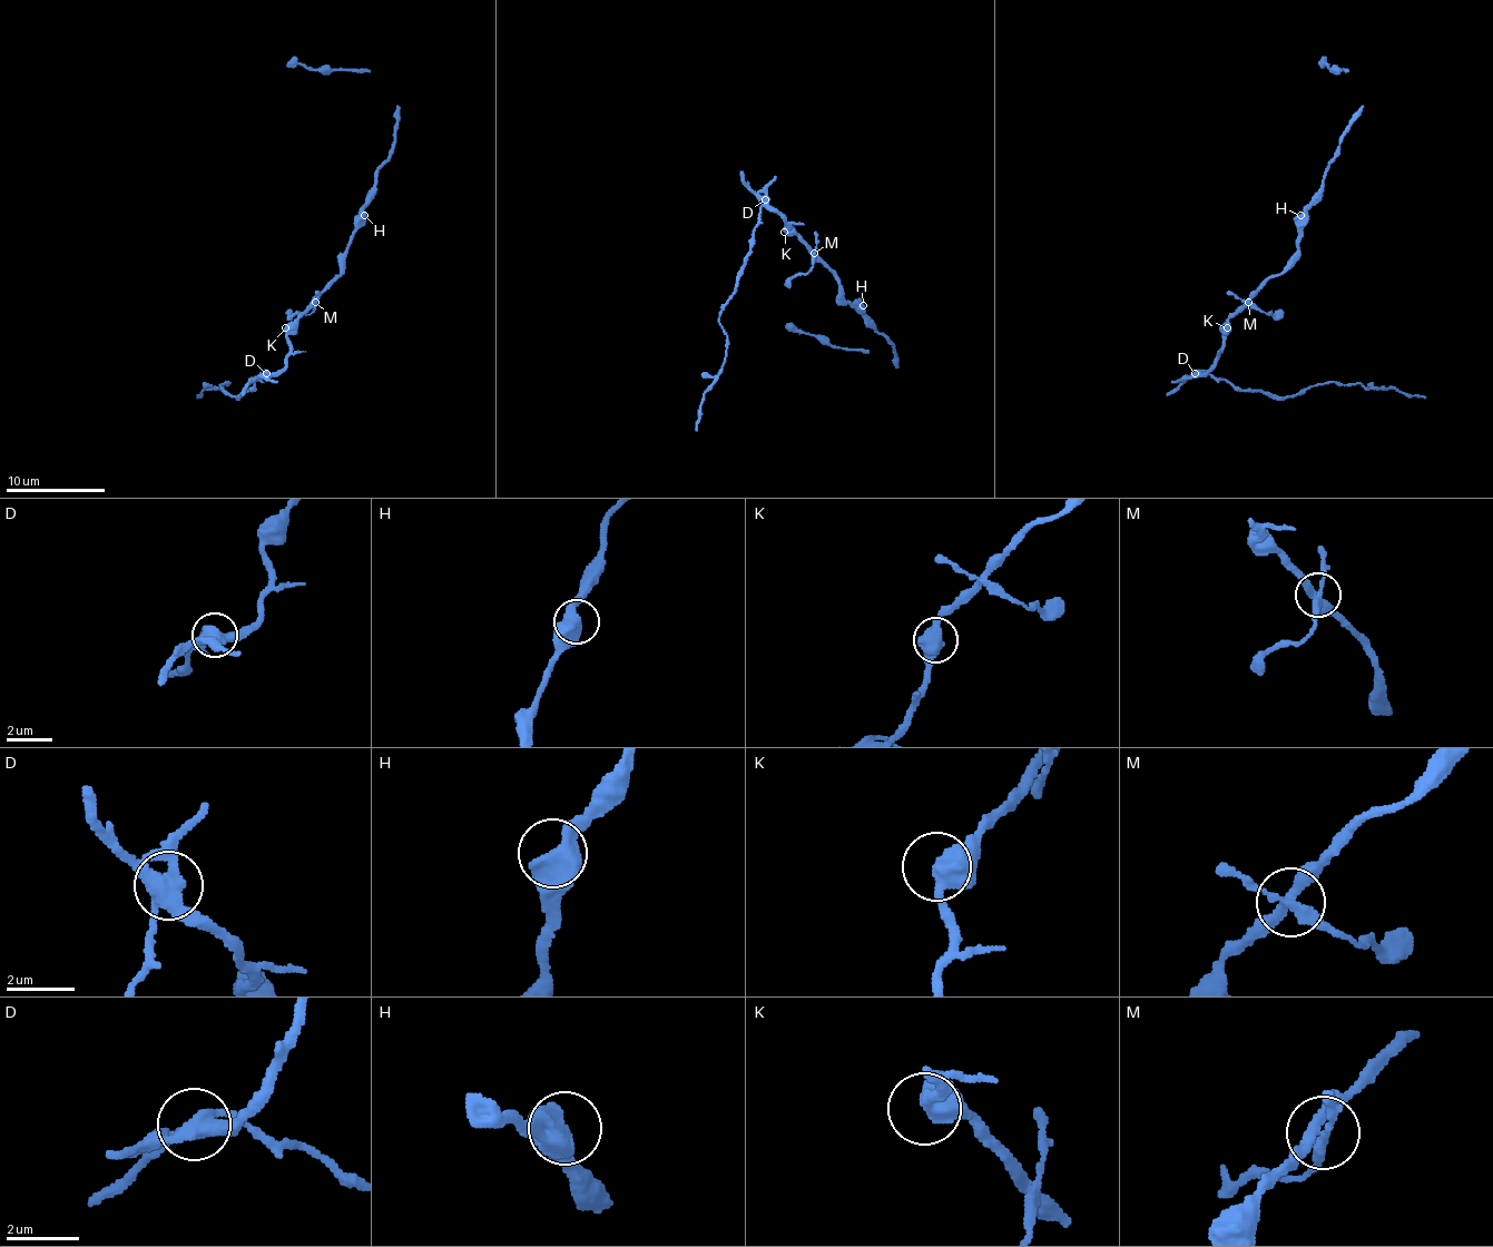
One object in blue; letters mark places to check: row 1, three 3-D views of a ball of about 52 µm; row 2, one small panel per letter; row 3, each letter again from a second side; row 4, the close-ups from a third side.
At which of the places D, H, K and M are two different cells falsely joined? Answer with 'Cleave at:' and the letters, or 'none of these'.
Cleave at: D, M

